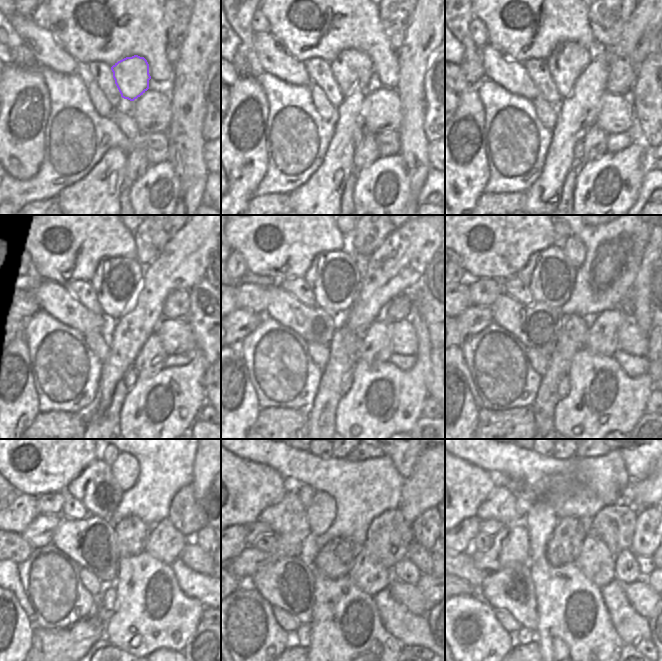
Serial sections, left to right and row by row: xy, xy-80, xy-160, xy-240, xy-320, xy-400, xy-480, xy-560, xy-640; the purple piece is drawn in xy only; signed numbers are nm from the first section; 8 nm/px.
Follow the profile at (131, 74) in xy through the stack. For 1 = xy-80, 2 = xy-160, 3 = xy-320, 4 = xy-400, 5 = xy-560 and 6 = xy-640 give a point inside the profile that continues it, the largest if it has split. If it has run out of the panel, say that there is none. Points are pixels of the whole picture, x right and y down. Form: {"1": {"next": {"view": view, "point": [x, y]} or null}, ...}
{"1": {"next": {"view": "xy-80", "point": [352, 69]}}, "2": {"next": {"view": "xy-160", "point": [569, 59]}}, "3": {"next": {"view": "xy-320", "point": [334, 276]}}, "4": {"next": {"view": "xy-400", "point": [550, 276]}}, "5": {"next": {"view": "xy-560", "point": [288, 515]}}, "6": {"next": {"view": "xy-640", "point": [501, 504]}}}

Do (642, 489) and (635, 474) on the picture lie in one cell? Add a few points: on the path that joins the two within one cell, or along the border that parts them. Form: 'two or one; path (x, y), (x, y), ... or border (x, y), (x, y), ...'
two; border (651, 471), (643, 478), (635, 481)

